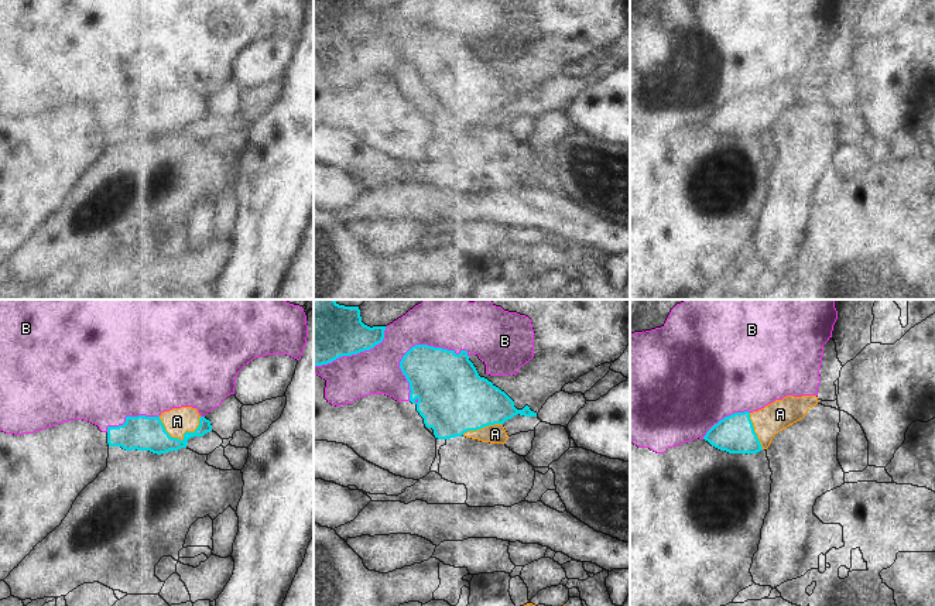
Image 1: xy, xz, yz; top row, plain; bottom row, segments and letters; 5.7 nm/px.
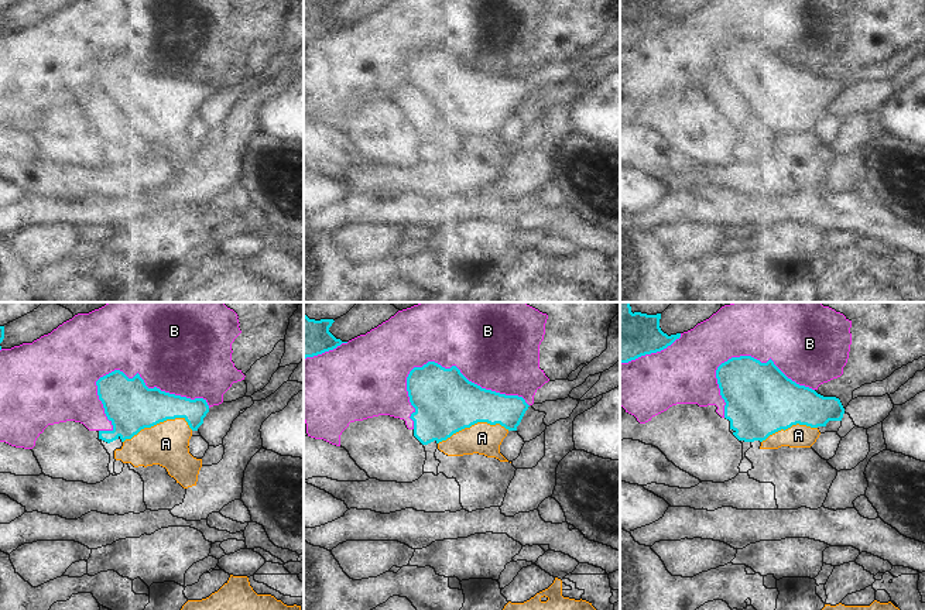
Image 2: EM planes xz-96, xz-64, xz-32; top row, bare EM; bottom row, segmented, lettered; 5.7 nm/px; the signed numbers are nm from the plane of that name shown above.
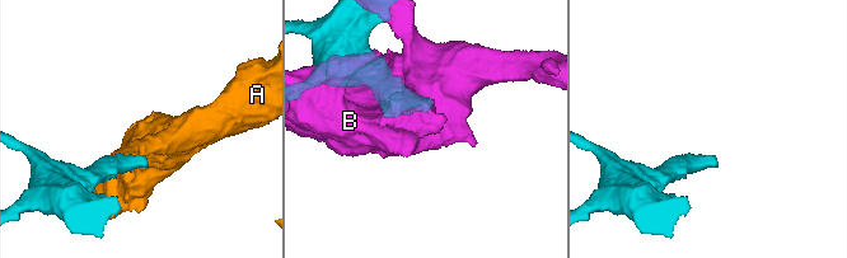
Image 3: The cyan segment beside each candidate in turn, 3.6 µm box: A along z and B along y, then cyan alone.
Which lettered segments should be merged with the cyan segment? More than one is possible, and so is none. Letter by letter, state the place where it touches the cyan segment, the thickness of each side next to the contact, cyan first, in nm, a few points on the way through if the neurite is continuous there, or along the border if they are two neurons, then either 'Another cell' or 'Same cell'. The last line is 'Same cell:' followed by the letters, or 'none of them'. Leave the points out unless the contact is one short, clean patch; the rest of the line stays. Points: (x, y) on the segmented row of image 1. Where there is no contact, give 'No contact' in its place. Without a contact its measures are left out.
A: Touches cyan at xy (180, 440). Thickness 200 nm (cyan) against 160 nm. Path across: xy (141, 432), (170, 434), (180, 440), (177, 421). Same cell
B: Touches cyan at xz (413, 346). Thickness 340 nm (cyan) against 320 nm. Another cell
Same cell: A.

